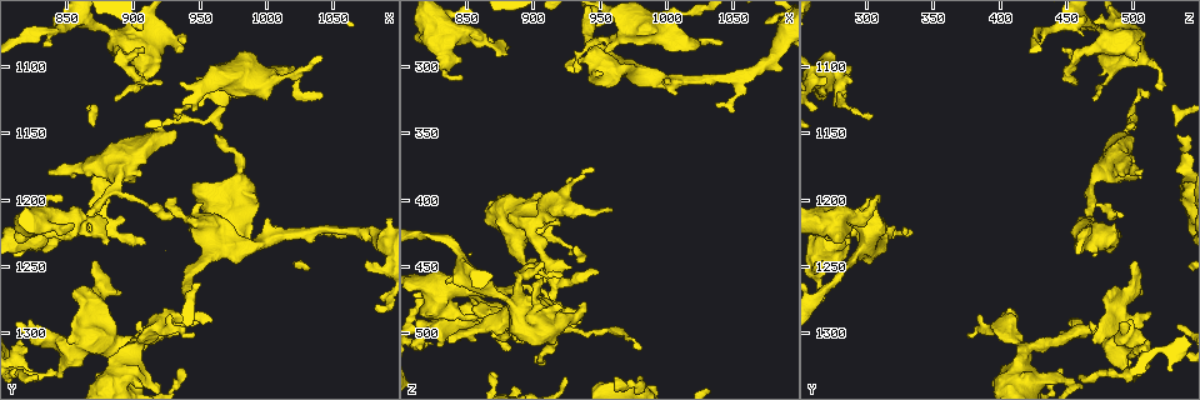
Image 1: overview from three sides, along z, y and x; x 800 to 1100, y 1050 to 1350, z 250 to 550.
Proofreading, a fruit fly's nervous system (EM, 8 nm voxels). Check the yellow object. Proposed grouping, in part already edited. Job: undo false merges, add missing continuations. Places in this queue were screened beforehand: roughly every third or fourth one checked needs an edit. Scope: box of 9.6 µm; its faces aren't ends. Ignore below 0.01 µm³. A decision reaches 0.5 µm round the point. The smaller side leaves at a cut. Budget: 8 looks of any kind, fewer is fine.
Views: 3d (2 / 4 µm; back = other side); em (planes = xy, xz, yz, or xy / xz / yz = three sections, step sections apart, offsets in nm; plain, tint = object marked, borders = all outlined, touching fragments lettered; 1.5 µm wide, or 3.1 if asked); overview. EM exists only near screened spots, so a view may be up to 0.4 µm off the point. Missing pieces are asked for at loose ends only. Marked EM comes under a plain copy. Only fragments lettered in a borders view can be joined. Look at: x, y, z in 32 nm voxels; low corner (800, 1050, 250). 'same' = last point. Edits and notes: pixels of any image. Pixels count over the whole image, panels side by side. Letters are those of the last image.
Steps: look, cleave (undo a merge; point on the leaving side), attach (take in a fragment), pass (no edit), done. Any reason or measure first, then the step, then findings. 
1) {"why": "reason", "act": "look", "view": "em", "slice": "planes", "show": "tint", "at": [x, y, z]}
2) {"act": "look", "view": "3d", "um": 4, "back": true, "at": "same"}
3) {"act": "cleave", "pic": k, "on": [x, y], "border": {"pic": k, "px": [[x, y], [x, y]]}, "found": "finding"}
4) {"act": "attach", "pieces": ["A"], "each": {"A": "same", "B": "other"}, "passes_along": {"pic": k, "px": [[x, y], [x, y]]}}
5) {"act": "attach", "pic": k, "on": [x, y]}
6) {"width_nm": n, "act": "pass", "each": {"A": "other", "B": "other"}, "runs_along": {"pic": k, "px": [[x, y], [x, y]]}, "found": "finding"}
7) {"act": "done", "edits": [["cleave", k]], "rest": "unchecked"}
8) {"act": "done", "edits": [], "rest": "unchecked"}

{"why": "stops while still wide", "act": "look", "view": "3d", "um": 4, "at": [952, 1202, 306]}

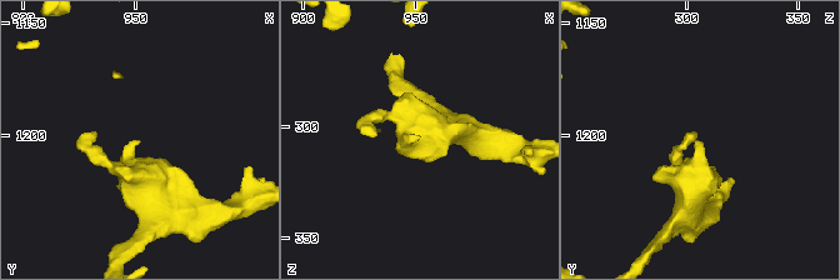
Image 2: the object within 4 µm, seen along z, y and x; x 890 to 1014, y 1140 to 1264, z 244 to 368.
{"act": "look", "view": "em", "slice": "planes", "show": "borders", "at": [950, 1202, 307]}

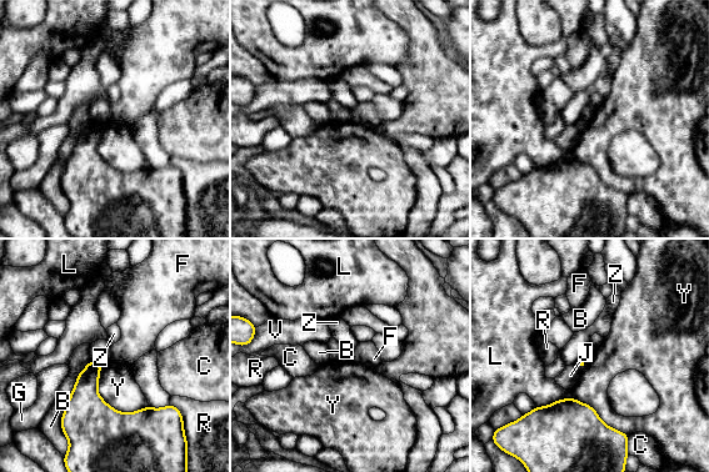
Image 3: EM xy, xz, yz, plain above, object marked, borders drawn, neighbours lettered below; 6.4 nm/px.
{"act": "pass", "each": {"B": "other", "C": "other", "F": "other", "G": "other", "J": "other", "L": "other", "R": "other", "V": "other", "Y": "other", "Z": "other"}, "border": {"pic": 3, "px": [[99, 362], [109, 405], [149, 406]]}, "found": "no lettered fragment goes on from it"}

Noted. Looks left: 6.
{"why": "free end", "act": "look", "view": "em", "slice": "yz", "step": 8, "show": "borders", "at": [882, 1236, 288]}

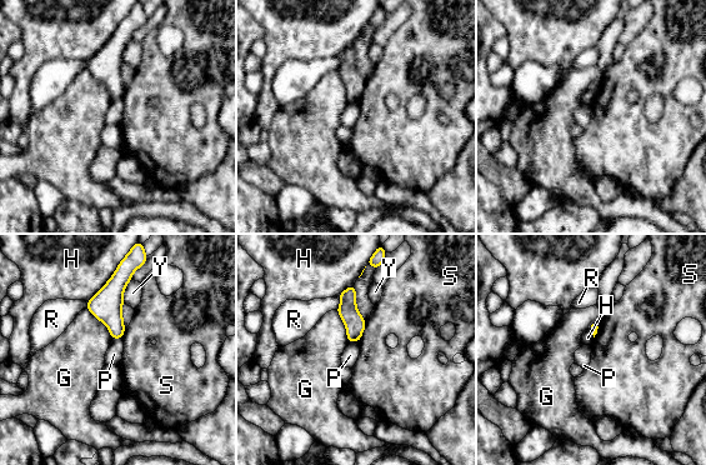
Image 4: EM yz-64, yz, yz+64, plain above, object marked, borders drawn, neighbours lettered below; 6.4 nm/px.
{"act": "look", "view": "em", "slice": "planes", "show": "borders", "at": "same"}

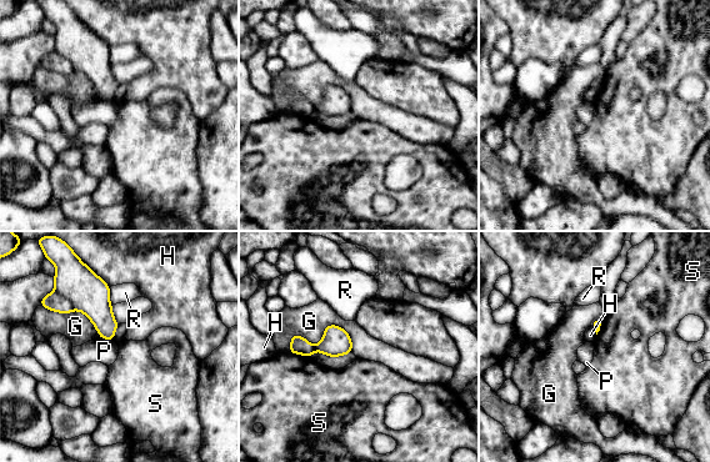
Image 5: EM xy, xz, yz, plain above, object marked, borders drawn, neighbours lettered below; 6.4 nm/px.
{"act": "pass", "each": {"G": "other", "H": "other", "P": "other", "R": "other", "S": "other"}, "border": {"pic": 5, "px": [[289, 352], [305, 355], [309, 358]]}, "found": "no lettered fragment goes on from it"}

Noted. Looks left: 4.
{"why": "sudden change in width", "act": "look", "view": "3d", "um": 4, "at": [834, 1208, 302]}

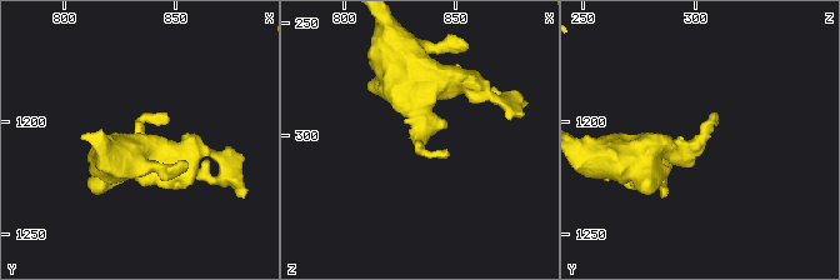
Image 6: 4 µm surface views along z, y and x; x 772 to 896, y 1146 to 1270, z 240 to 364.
{"why": "need the tissue", "act": "look", "view": "em", "slice": "xz", "step": 8, "show": "tint", "at": [834, 1209, 302]}

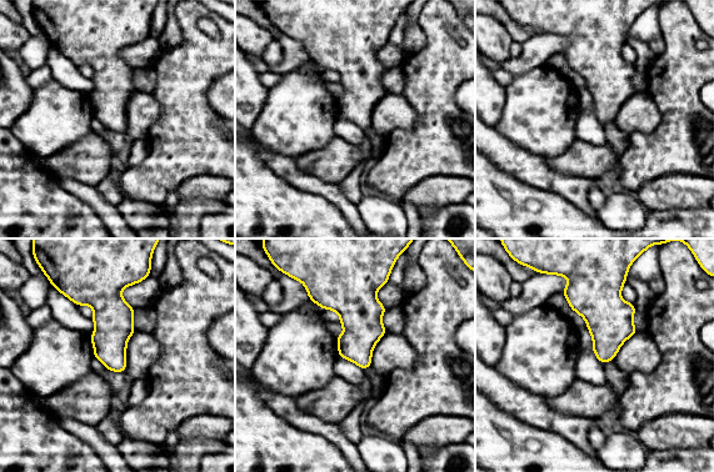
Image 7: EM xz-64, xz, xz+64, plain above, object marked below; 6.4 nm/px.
{"act": "look", "view": "em", "slice": "planes", "show": "borders", "at": "same"}

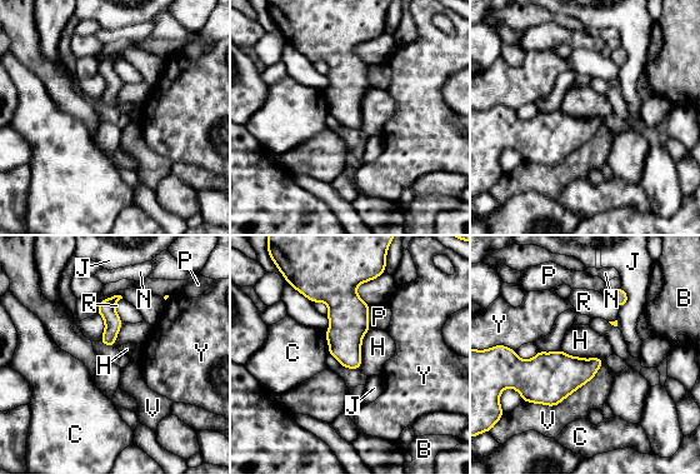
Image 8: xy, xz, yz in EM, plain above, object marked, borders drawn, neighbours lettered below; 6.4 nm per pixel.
{"width_nm": 80, "act": "pass", "each": {"B": "other", "C": "other", "H": "other", "J": "other", "N": "other", "P": "other", "R": "other", "V": "other", "Y": "other"}, "runs_along": {"pic": 8, "px": [[114, 299], [110, 303], [111, 343]]}, "found": "one neuron here"}

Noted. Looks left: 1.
{"act": "done", "edits": [], "rest": "unchecked"}

